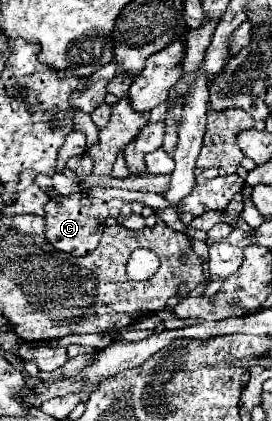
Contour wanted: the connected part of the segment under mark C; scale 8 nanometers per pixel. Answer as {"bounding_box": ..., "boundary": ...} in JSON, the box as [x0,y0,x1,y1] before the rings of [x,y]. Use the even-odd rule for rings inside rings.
{"bounding_box":[45,192,109,256],"boundary":[[[77,192],[77,194],[68,196],[55,196],[45,204],[47,240],[61,252],[67,252],[71,256],[87,256],[97,248],[107,216],[109,216],[107,204],[90,197],[85,192]]]}

